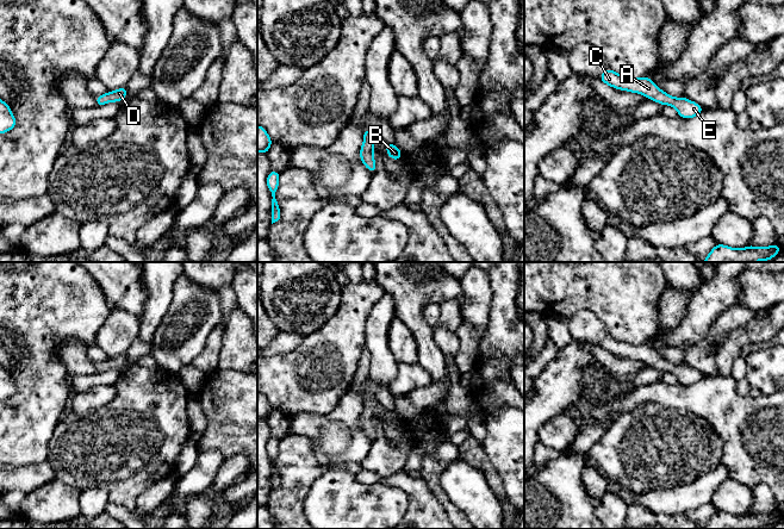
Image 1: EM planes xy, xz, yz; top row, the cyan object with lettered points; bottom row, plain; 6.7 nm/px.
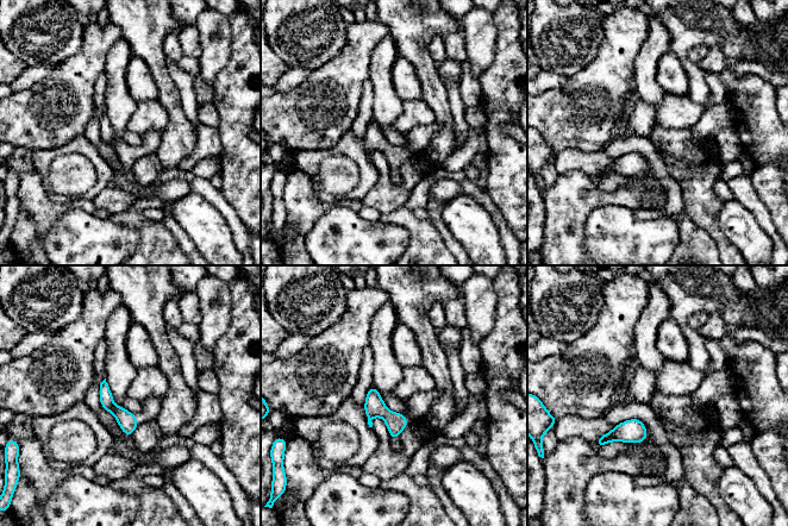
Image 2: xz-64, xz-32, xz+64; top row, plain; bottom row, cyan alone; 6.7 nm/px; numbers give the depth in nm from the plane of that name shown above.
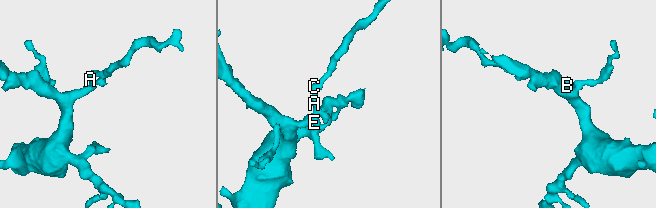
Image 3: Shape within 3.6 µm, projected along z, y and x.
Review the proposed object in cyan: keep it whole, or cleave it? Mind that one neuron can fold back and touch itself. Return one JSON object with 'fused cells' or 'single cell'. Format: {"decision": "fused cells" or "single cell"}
{"decision": "single cell"}

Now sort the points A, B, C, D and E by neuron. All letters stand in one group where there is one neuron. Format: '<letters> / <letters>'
A B C D E

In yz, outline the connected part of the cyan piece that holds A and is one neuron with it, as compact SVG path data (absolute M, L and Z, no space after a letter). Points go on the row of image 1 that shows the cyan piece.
M608 68L599 76L599 80L603 83L611 86L612 88L628 91L631 93L640 93L664 106L671 105L677 110L678 116L685 119L693 118L701 114L704 110L697 102L693 102L684 97L673 98L672 95L665 93L664 91L659 89L658 85L655 85L648 76L634 79L626 75L620 75L615 73L612 69Z

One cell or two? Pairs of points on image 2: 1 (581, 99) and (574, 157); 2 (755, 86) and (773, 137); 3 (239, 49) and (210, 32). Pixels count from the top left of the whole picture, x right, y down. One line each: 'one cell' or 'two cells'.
1: two cells
2: one cell
3: two cells

